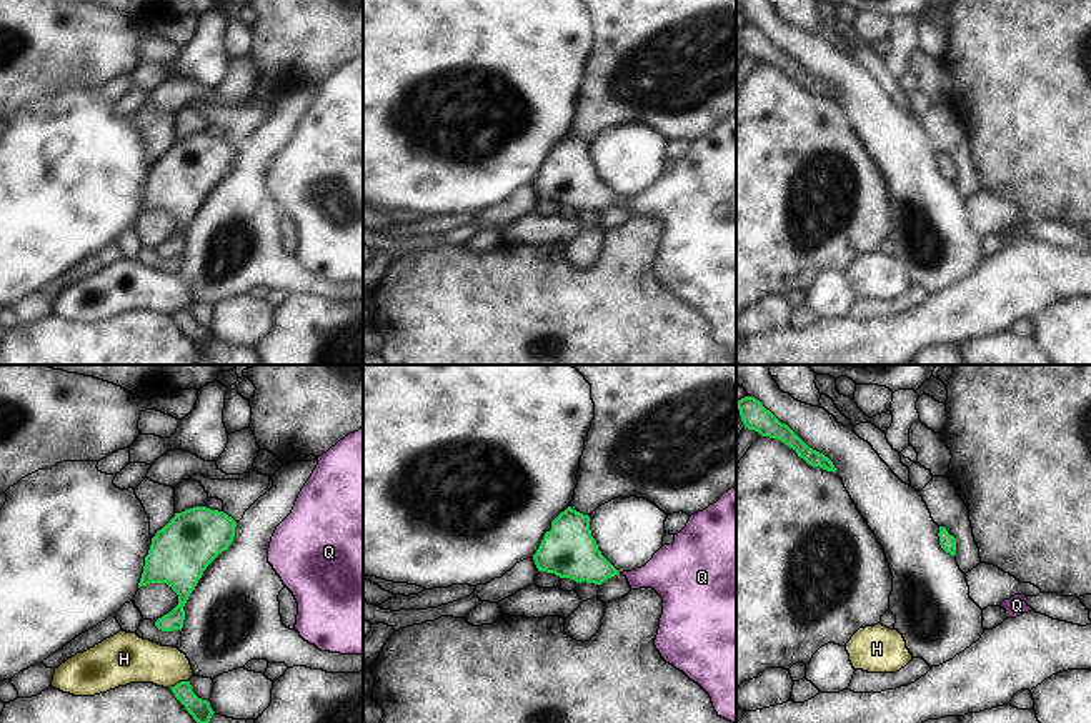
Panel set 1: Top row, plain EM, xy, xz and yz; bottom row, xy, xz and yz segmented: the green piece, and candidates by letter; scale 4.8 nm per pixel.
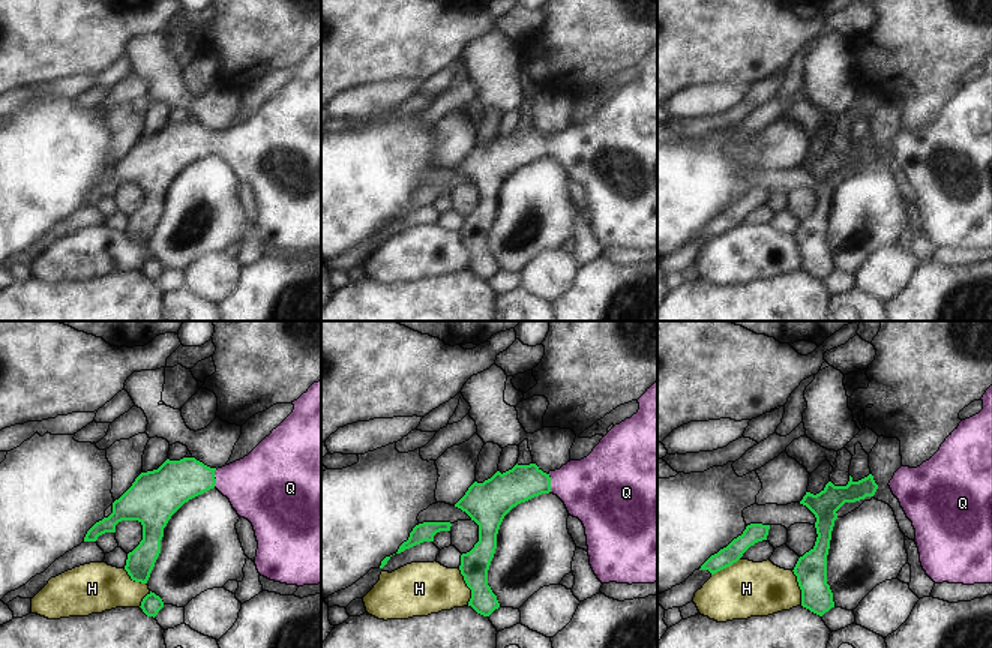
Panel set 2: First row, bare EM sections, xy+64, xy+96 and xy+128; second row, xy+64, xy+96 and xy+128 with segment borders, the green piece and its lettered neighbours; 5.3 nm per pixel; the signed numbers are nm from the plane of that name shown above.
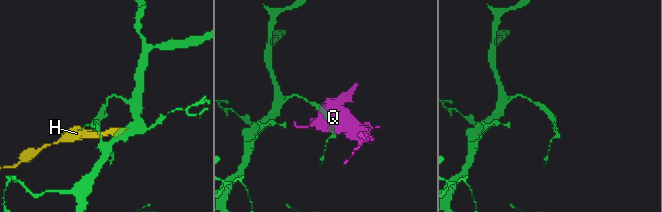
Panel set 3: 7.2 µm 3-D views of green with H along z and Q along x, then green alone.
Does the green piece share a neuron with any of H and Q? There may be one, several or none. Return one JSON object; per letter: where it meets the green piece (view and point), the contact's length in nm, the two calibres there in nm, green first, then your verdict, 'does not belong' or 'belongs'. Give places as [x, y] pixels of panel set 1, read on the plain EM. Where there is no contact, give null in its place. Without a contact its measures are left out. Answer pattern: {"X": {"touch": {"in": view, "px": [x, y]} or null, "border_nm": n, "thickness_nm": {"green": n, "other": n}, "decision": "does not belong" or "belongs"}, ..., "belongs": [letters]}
{"H": {"touch": {"in": "xy", "px": [180, 309]}, "border_nm": 110, "thickness_nm": {"green": 100, "other": 220}, "decision": "does not belong"}, "Q": {"touch": {"in": "yz", "px": [948, 160]}, "border_nm": 30, "thickness_nm": {"green": 80, "other": 20}, "decision": "belongs"}, "belongs": ["Q"]}

